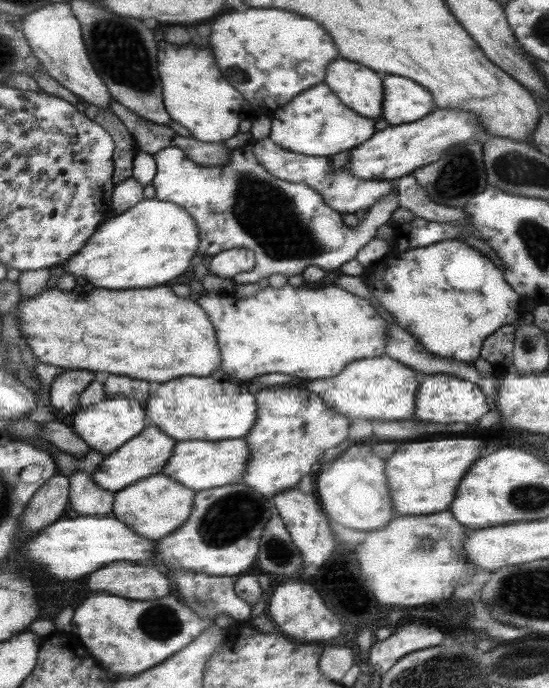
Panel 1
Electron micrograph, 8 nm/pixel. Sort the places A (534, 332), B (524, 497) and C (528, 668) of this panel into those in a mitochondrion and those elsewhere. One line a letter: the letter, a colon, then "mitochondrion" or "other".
A: other
B: mitochondrion
C: mitochondrion

